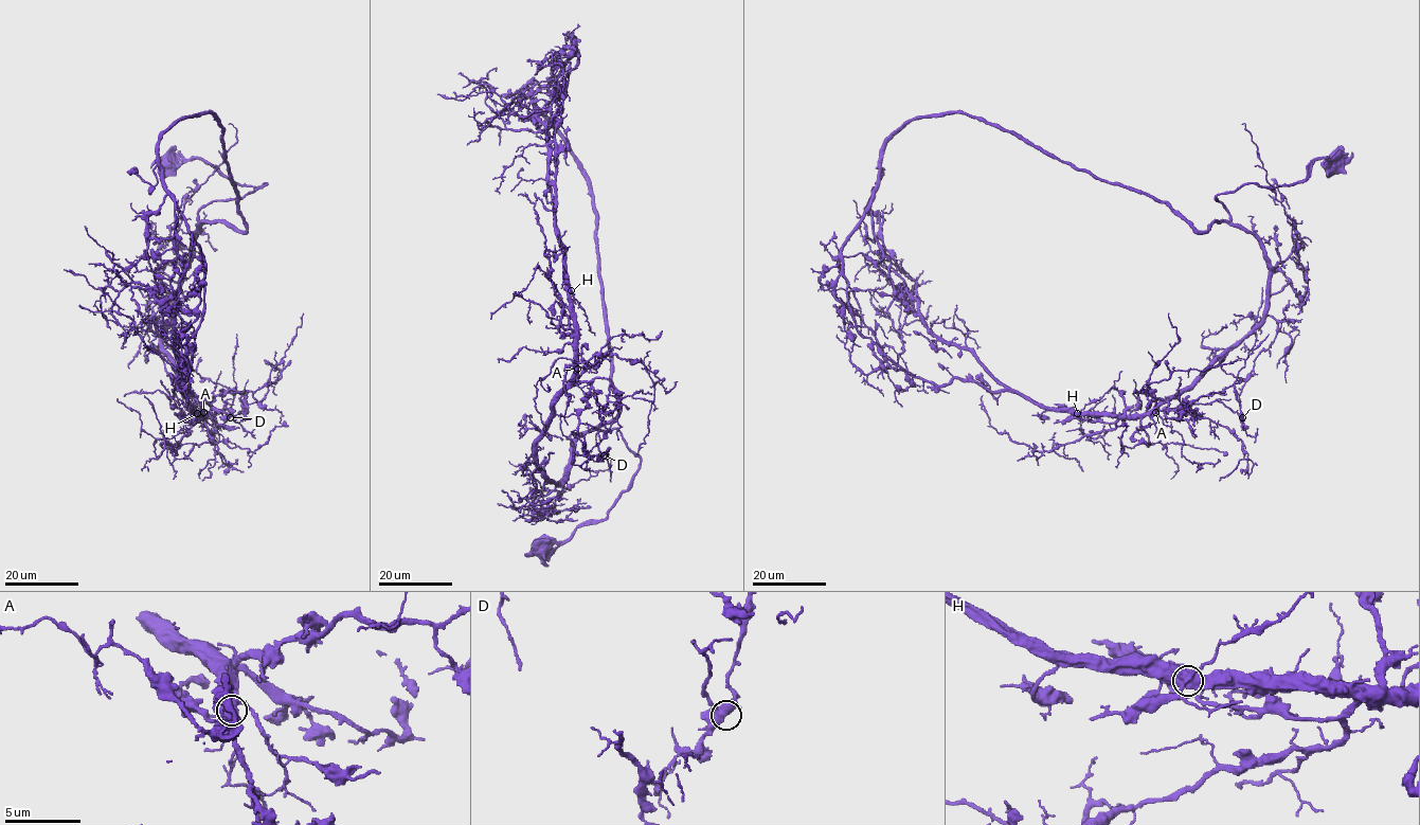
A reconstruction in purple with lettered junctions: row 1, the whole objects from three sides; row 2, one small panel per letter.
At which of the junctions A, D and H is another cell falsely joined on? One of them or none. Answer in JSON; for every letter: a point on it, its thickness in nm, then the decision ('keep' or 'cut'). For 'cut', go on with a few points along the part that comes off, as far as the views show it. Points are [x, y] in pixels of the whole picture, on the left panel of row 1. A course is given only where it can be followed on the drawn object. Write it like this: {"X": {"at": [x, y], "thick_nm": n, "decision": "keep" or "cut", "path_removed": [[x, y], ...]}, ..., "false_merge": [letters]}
{"A": {"at": [203, 412], "thick_nm": 400, "decision": "keep"}, "D": {"at": [230, 417], "thick_nm": 480, "decision": "keep"}, "H": {"at": [197, 413], "thick_nm": 440, "decision": "cut", "path_removed": [[197, 413], [201, 405], [211, 399], [220, 371]]}, "false_merge": ["H"]}

